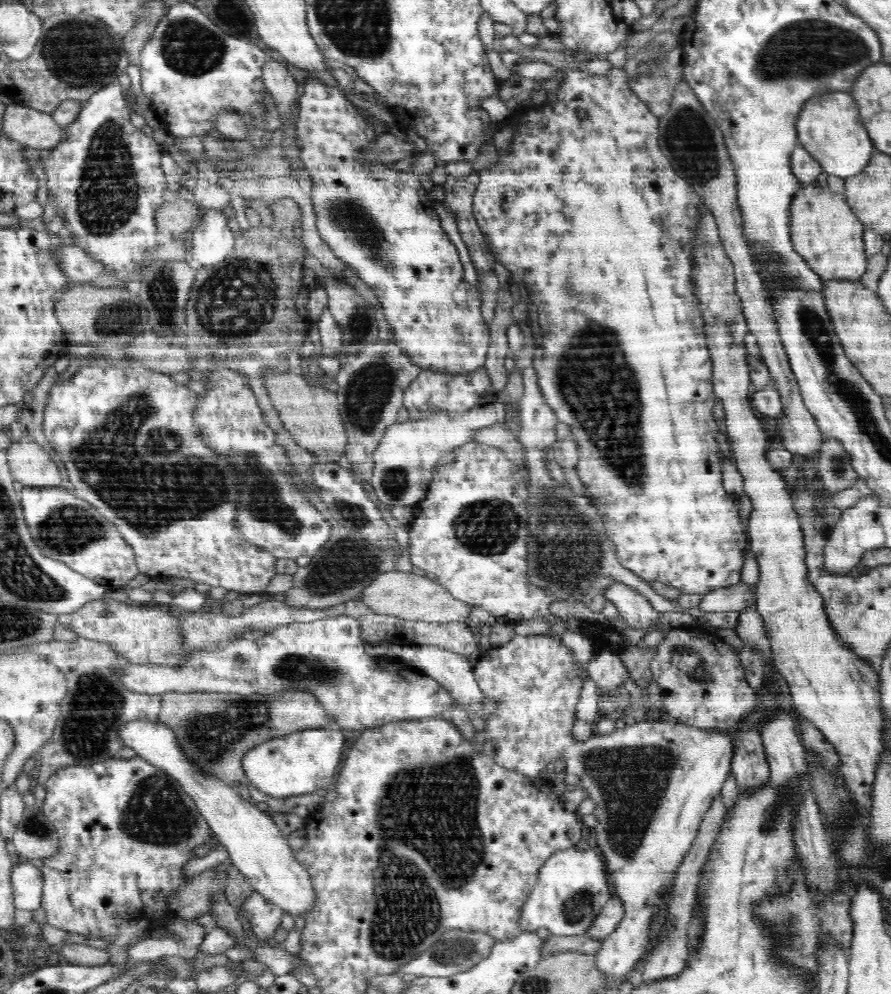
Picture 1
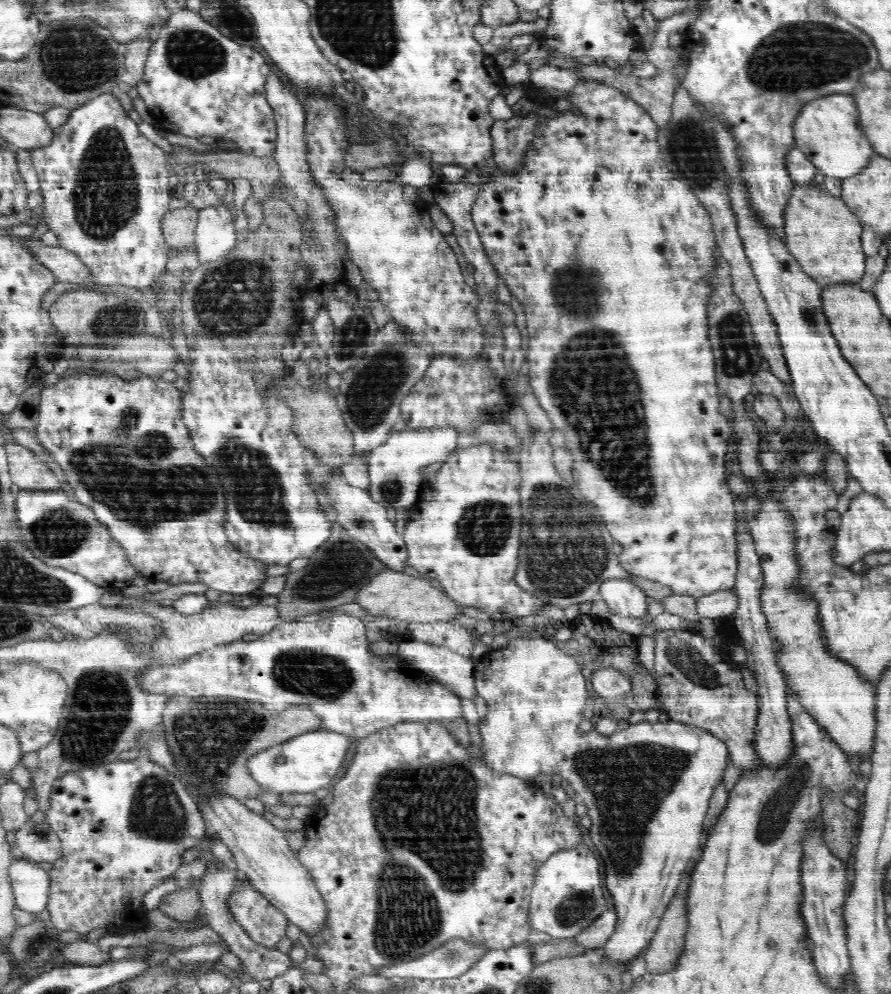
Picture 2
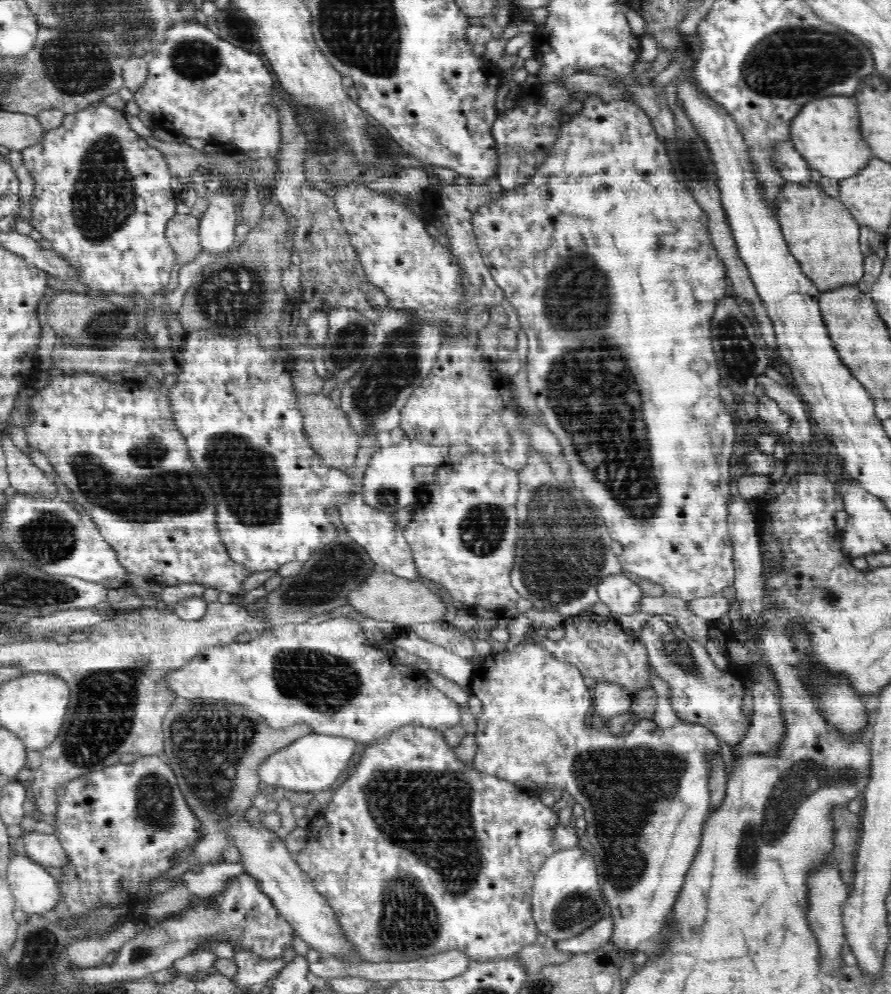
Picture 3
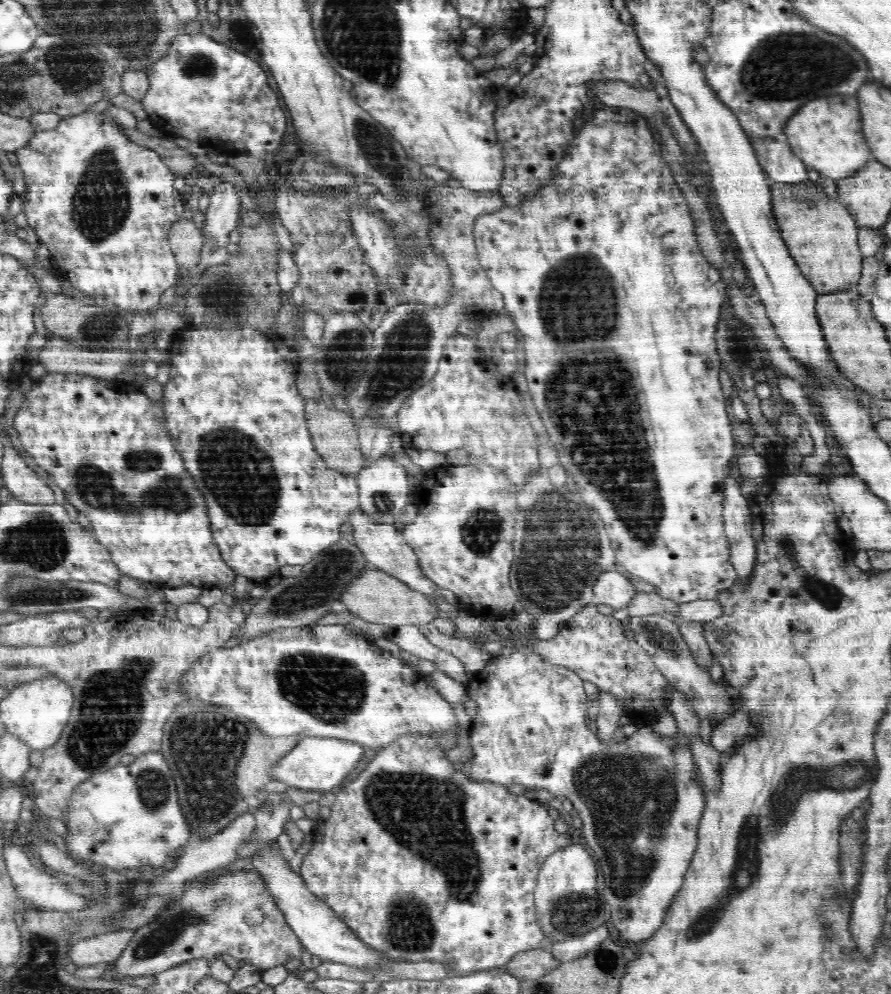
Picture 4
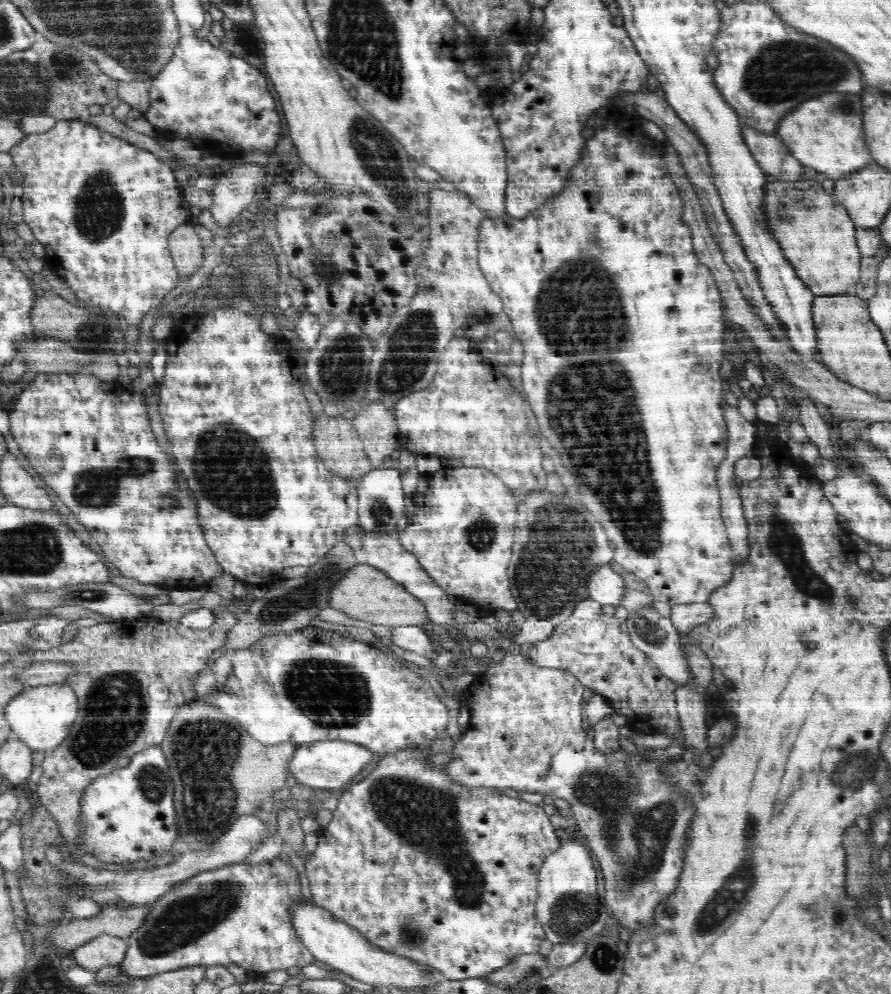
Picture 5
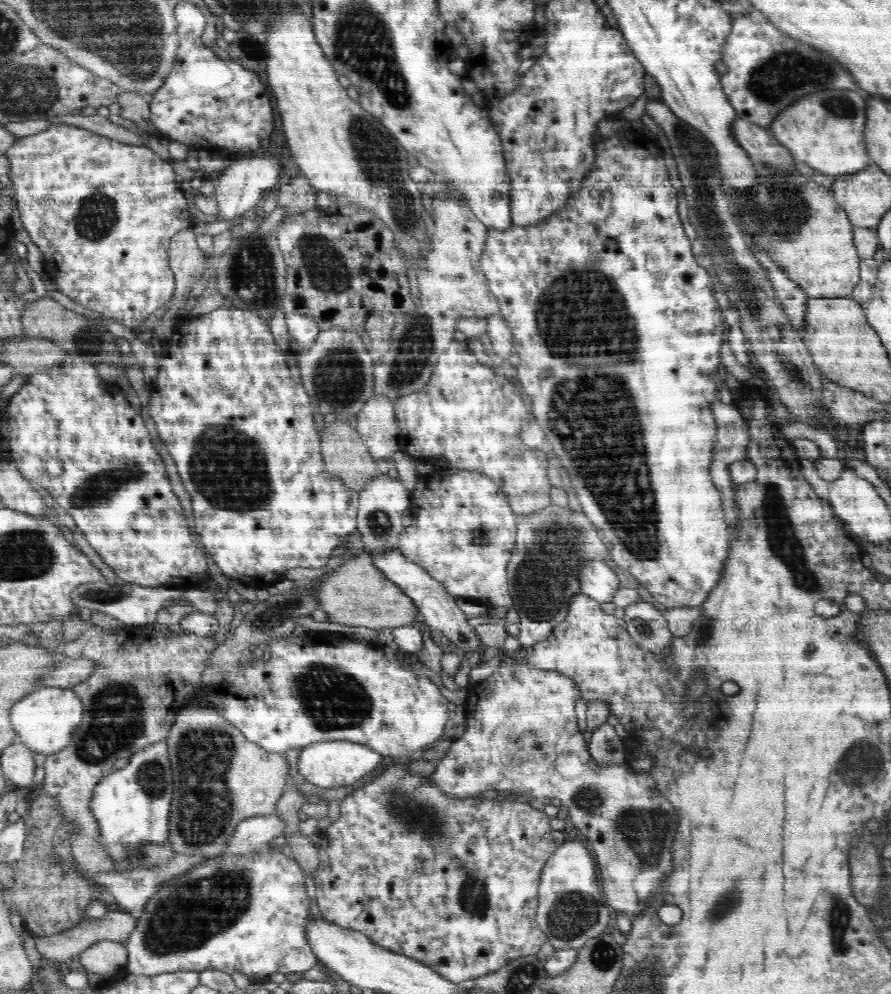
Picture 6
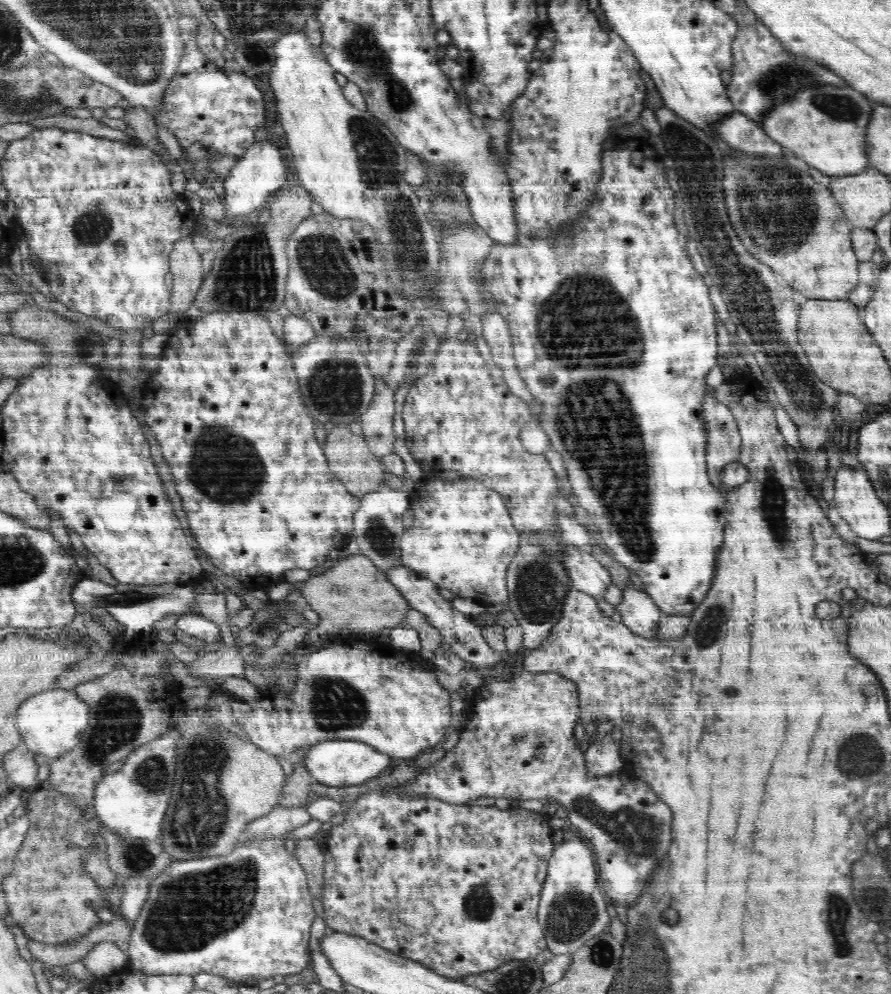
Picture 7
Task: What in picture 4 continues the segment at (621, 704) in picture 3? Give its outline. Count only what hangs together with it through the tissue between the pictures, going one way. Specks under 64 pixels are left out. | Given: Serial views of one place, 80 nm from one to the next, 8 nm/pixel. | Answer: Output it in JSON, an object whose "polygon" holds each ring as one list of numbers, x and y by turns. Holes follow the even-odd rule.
{"polygon":[[599,690,597,696,600,710,598,710,598,718,595,720,596,734,602,744,610,744,614,741,614,732,618,730,619,718,625,712,619,705,621,702,613,694]]}

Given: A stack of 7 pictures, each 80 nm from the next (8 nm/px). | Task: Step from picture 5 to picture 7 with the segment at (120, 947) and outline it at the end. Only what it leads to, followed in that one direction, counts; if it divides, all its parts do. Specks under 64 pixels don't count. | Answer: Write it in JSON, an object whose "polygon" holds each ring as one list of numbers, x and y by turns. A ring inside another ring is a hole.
{"polygon":[[100,942,81,961,90,973,102,977,110,976,127,966,129,955,114,942]]}

